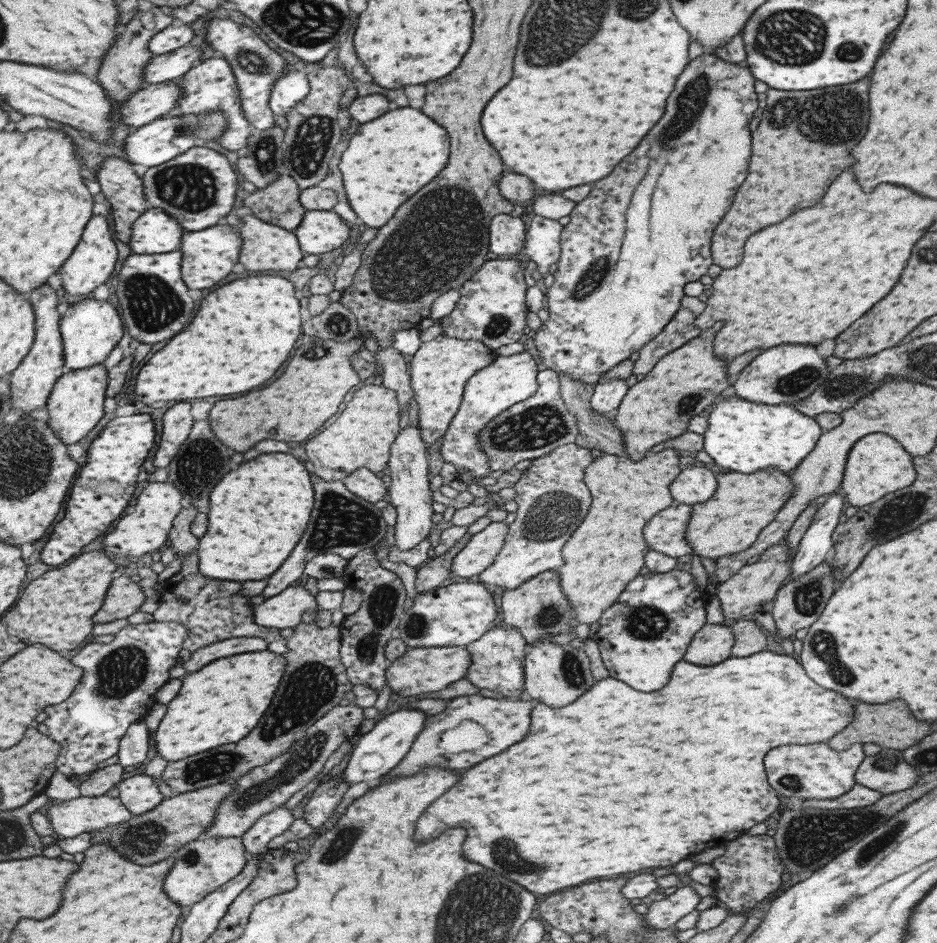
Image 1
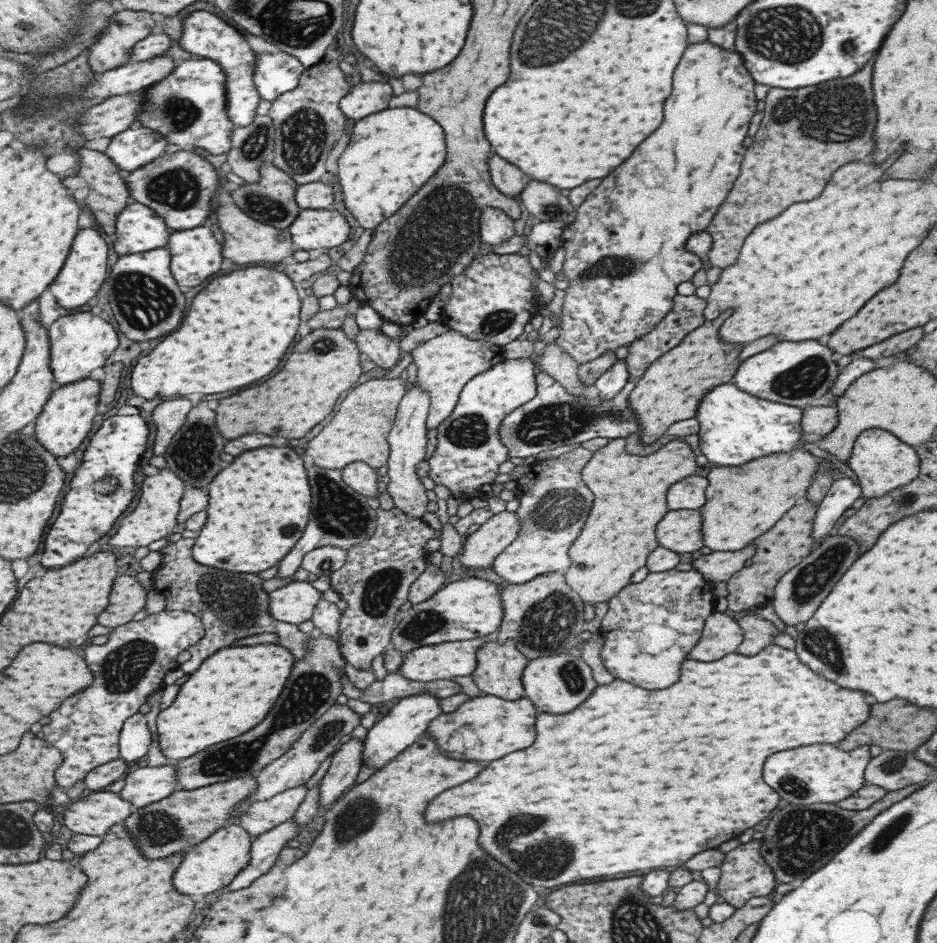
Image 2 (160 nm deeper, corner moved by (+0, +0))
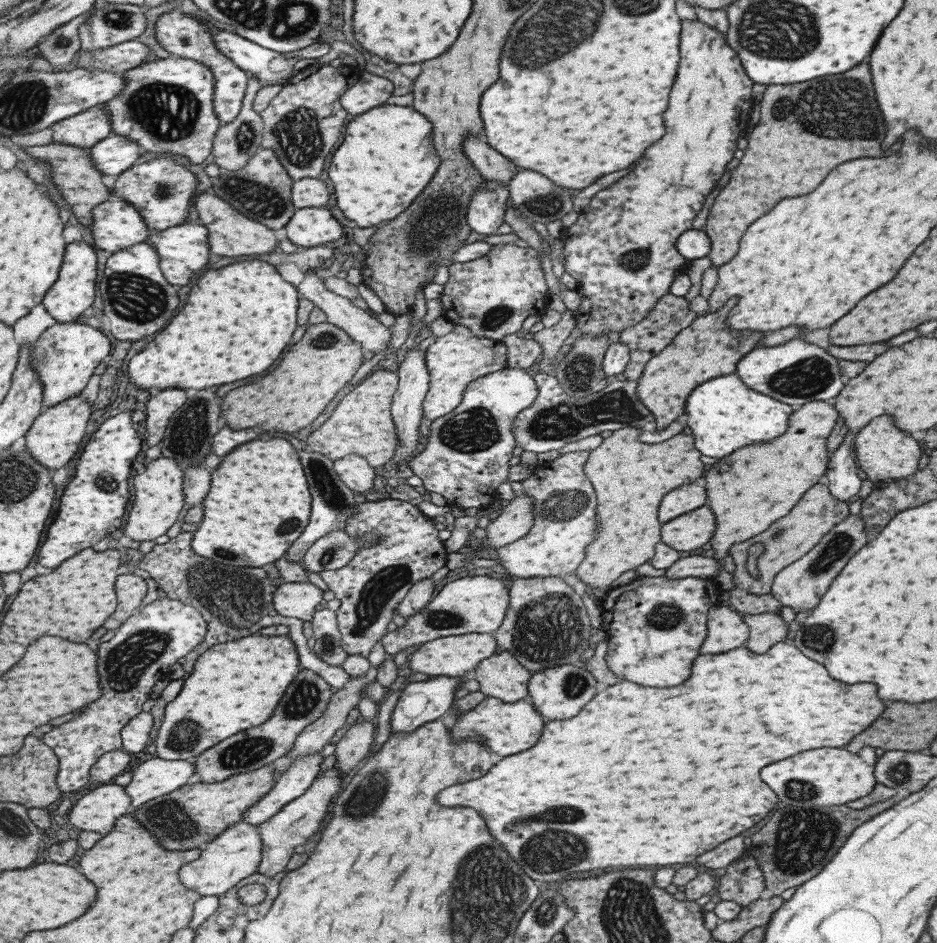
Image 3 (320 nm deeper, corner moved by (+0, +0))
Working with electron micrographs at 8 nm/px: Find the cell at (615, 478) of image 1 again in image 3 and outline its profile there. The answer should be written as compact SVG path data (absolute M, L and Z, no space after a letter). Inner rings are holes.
M623 427L611 431L611 435L592 450L588 451L588 457L584 462L584 475L593 484L593 490L597 494L597 516L596 523L598 531L593 542L590 542L585 549L585 556L574 570L575 575L582 584L593 589L598 589L608 594L611 589L611 582L617 579L626 570L634 570L639 564L648 562L653 556L654 546L660 541L659 521L657 520L657 502L663 494L669 490L689 484L691 480L700 481L706 466L701 463L697 452L693 448L693 437L685 436L684 433L677 433L665 442L647 444L638 439L640 430L637 427Z

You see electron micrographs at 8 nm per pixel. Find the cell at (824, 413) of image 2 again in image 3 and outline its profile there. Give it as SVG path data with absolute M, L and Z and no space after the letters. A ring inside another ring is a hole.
M825 401L802 404L789 413L787 428L777 438L765 441L765 444L749 444L745 448L738 448L737 452L731 452L729 456L723 456L716 463L706 467L700 482L707 492L707 506L715 516L717 528L715 528L715 534L711 535L710 544L713 559L721 564L719 569L726 572L722 568L722 560L732 544L742 543L757 533L763 532L773 520L785 516L808 488L823 479L828 463L826 440L835 426L838 415L835 408Z

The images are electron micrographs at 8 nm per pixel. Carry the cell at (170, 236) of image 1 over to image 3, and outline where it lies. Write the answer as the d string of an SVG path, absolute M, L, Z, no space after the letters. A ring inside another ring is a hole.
M111 198L95 208L92 225L88 227L93 244L110 253L147 243L152 233L136 207L119 198Z

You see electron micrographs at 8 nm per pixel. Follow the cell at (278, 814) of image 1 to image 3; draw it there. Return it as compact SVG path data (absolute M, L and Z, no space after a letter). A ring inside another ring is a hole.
M320 753L307 755L303 758L299 757L294 762L294 765L286 770L284 775L278 777L276 786L269 791L269 794L264 796L256 806L252 806L249 810L246 810L244 820L242 821L257 826L262 822L267 822L267 820L274 817L286 804L289 804L293 799L299 798L304 792L307 792L307 789L315 782L315 779L318 778L319 773L325 766L326 759Z

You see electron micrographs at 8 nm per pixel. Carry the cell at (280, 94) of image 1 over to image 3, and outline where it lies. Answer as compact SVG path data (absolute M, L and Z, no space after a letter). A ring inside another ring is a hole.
M211 27L210 33L214 38L214 42L216 42L217 48L220 48L221 52L227 54L237 66L255 75L262 82L262 86L271 86L271 84L281 84L283 86L291 80L293 66L295 66L299 60L303 60L303 58L316 59L325 56L325 54L329 54L329 43L319 42L300 51L283 53L265 48L260 44L243 38L240 34L227 30Z

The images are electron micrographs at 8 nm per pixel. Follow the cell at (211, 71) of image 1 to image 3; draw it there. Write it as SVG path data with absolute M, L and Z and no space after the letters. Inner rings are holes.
M169 56L144 62L122 73L126 87L115 100L106 102L113 134L134 140L155 154L186 156L191 165L201 164L213 152L217 132L223 126L215 106L216 76L196 60Z

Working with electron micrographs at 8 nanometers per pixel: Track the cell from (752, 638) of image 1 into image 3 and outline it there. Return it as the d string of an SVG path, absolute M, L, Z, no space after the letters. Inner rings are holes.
M777 613L741 615L748 626L748 638L743 644L747 650L755 654L767 652L778 642L787 641L787 624Z

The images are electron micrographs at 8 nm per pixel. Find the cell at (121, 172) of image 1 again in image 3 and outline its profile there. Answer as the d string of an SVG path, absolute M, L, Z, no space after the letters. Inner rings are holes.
M59 143L25 147L24 150L33 158L39 158L52 167L52 182L69 204L79 223L91 226L94 210L99 205L111 200L113 192L103 184L103 173L97 171L89 148L79 148Z

